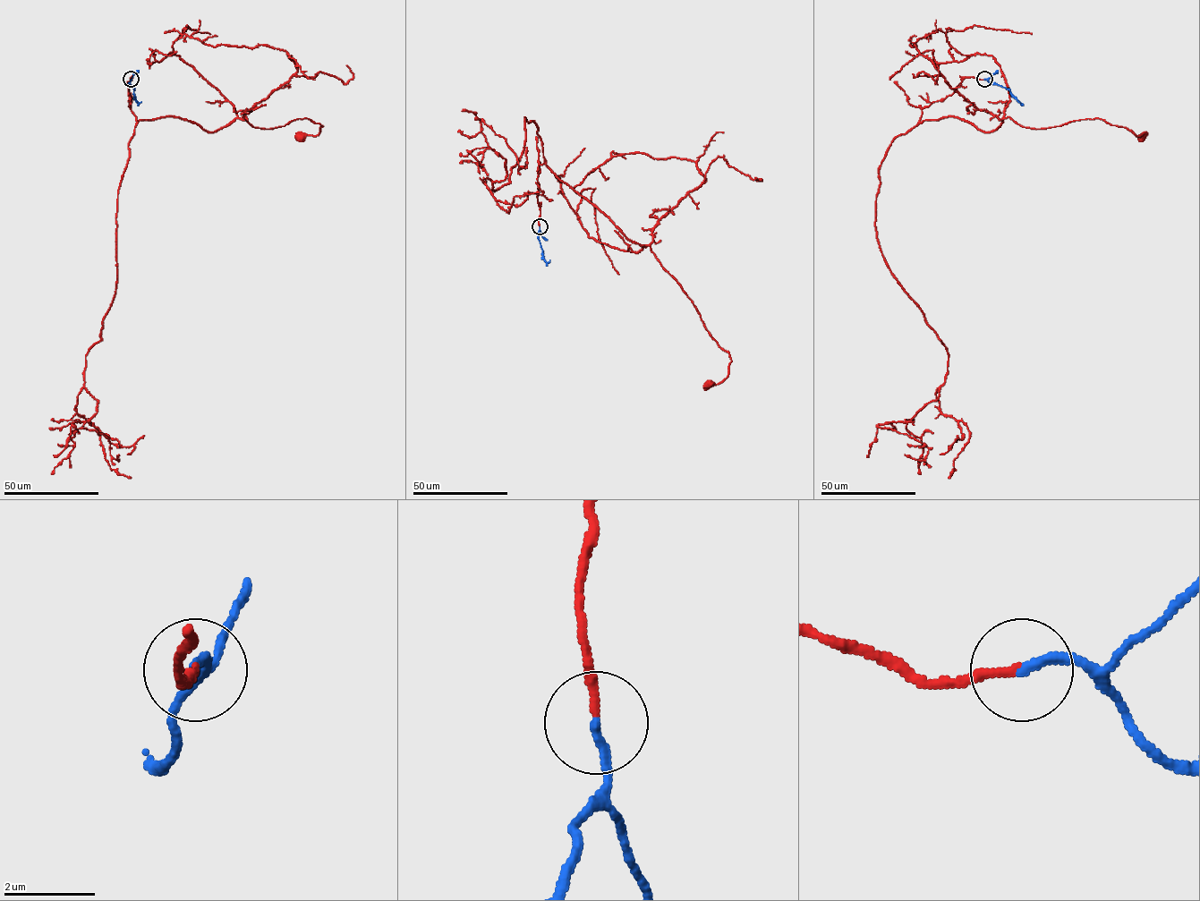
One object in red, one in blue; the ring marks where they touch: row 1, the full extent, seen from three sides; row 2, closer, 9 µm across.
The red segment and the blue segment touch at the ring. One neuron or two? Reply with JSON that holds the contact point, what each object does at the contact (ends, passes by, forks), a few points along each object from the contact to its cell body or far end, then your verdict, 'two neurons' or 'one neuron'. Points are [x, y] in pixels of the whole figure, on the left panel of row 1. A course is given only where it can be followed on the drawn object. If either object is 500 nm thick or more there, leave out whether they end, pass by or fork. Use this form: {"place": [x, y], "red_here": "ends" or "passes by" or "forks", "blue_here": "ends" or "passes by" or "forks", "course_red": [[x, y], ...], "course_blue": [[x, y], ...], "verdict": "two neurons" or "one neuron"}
{"place": [131, 79], "red_here": "ends", "blue_here": "ends", "course_red": [[131, 80], [137, 122], [176, 116], [209, 131], [243, 116], [264, 129], [307, 118], [322, 126], [300, 138]], "course_blue": [[131, 80], [134, 98], [138, 103], [141, 102]], "verdict": "one neuron"}

